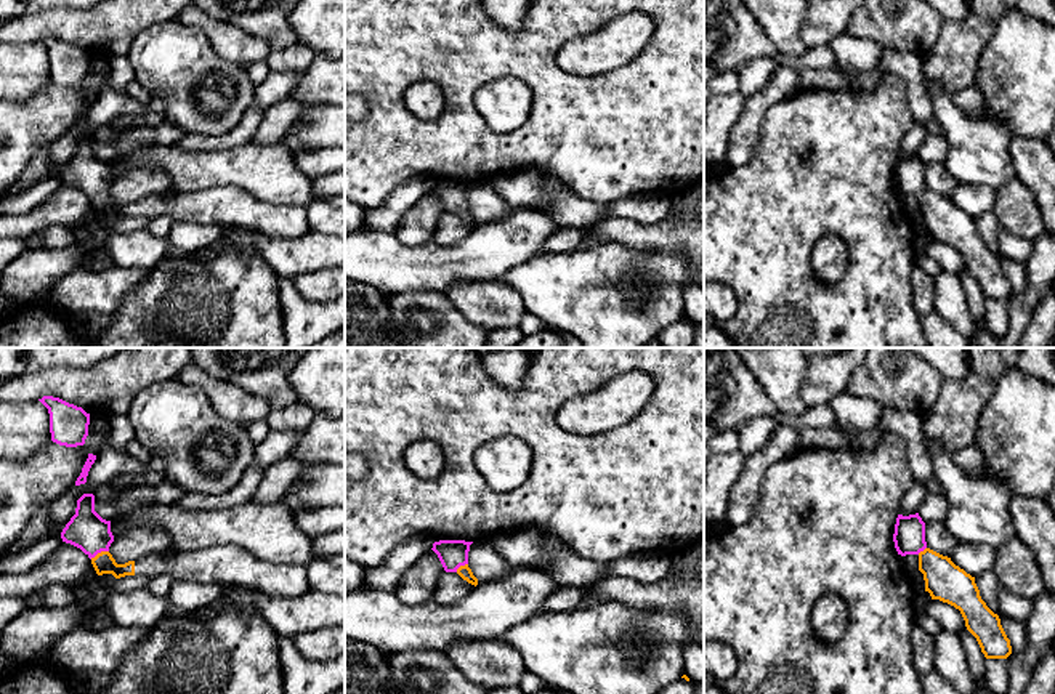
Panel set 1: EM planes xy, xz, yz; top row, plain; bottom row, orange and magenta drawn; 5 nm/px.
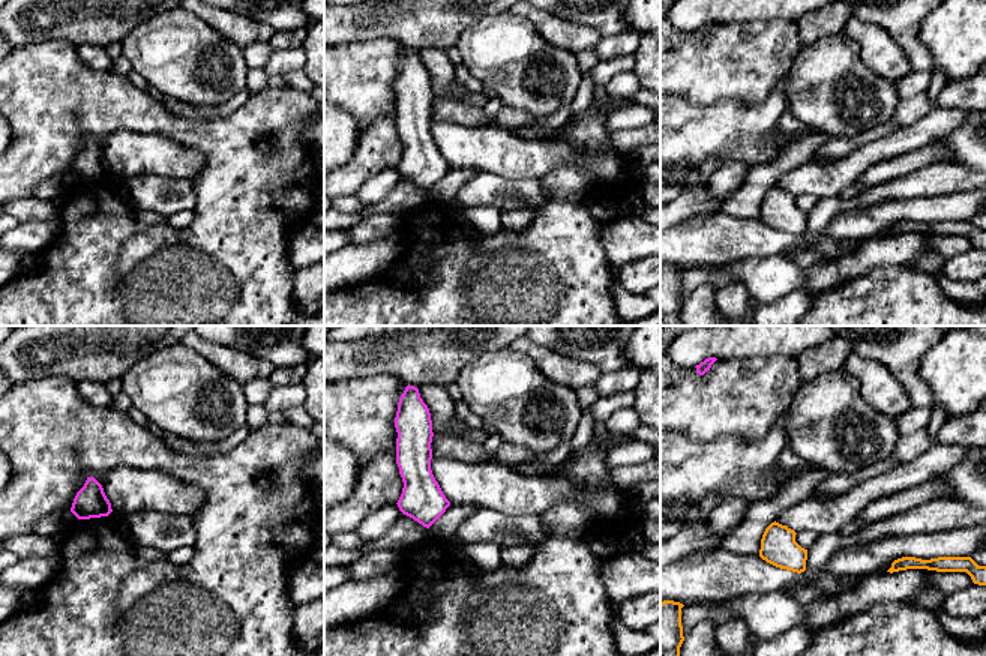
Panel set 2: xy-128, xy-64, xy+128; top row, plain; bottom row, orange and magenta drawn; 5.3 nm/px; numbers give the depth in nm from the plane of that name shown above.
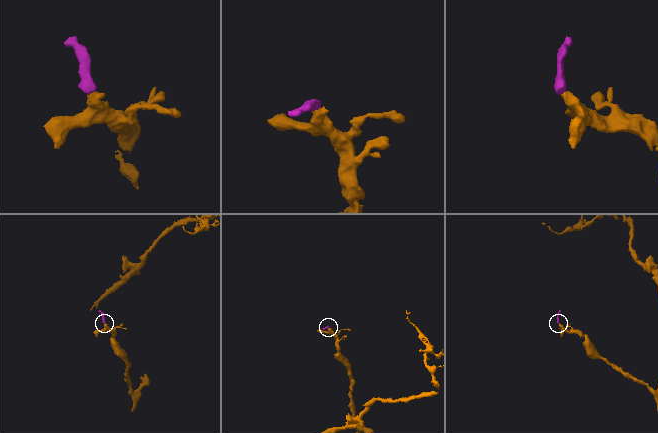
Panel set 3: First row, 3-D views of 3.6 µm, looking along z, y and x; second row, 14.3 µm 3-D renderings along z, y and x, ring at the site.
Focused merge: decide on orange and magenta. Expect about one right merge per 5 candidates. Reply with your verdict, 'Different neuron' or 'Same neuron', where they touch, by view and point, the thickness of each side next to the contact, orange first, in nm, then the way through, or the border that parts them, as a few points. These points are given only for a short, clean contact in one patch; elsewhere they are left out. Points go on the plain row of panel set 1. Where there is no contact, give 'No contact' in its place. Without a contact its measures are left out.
Same neuron. Touches orange at xy (98, 194). Thickness 110 nm (orange) against 190 nm. Path across: xy (103, 204), (98, 194), (95, 181), (87, 172)

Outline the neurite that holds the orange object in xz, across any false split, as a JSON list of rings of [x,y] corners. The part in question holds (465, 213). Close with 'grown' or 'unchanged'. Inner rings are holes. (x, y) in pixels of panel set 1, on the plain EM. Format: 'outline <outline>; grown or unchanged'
outline [[[439,181],[433,184],[433,192],[438,196],[446,213],[457,213],[463,221],[478,226],[478,220],[468,208],[468,192],[473,183],[465,181]]]; grown

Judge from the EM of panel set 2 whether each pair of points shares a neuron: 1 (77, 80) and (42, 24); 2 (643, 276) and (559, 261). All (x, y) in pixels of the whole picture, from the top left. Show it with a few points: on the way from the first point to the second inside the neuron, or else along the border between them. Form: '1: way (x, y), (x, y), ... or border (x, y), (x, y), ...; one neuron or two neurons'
1: border (75, 45), (50, 39), (18, 47); two neurons
2: border (614, 269), (617, 281); two neurons

